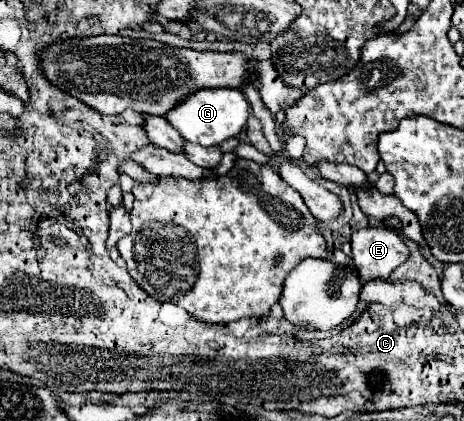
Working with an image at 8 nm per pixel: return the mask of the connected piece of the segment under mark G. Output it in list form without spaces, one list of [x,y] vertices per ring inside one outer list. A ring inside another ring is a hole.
[[[202,88],[180,100],[164,118],[182,134],[184,140],[200,146],[216,146],[232,136],[238,136],[248,120],[250,106],[244,94],[236,88]]]

